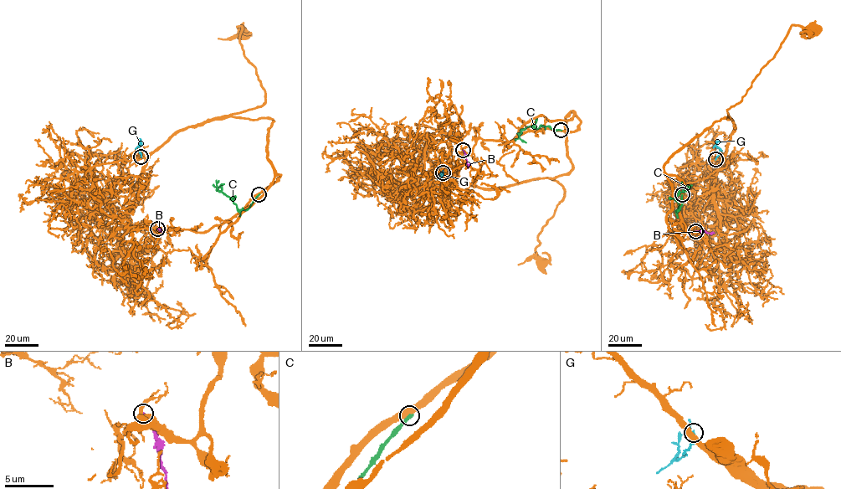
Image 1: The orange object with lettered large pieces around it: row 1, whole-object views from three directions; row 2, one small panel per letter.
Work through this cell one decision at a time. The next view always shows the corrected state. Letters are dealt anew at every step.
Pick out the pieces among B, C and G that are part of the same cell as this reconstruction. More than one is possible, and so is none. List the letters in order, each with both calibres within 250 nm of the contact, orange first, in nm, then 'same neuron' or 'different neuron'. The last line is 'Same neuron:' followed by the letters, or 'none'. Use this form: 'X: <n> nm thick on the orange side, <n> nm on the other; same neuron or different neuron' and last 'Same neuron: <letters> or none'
B: 320 nm thick on the orange side, 200 nm on the other; different neuron
C: 500 nm thick on the orange side, 240 nm on the other; different neuron
G: 420 nm thick on the orange side, 170 nm on the other; different neuron
Same neuron: none

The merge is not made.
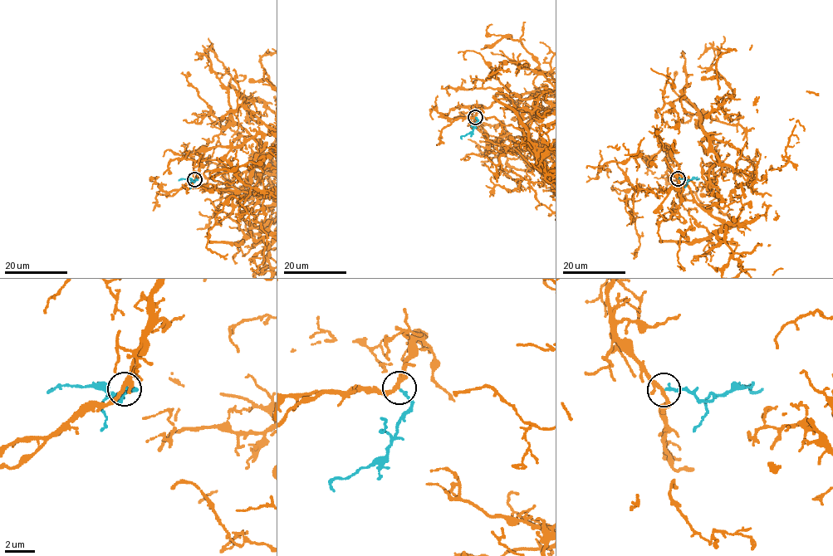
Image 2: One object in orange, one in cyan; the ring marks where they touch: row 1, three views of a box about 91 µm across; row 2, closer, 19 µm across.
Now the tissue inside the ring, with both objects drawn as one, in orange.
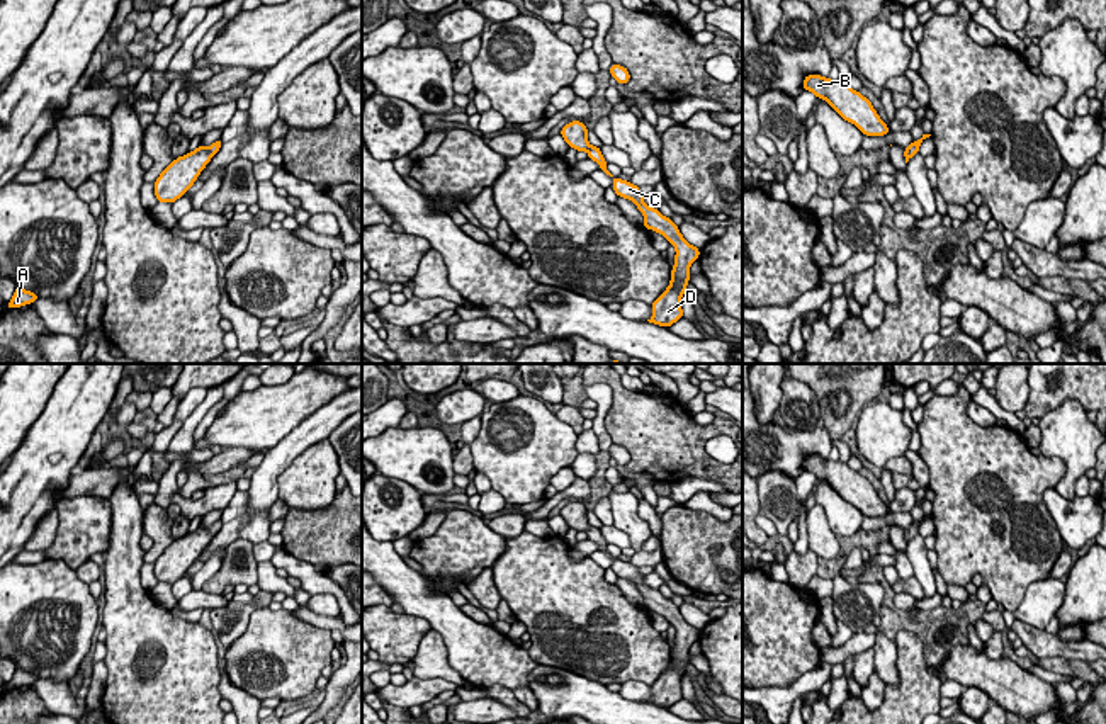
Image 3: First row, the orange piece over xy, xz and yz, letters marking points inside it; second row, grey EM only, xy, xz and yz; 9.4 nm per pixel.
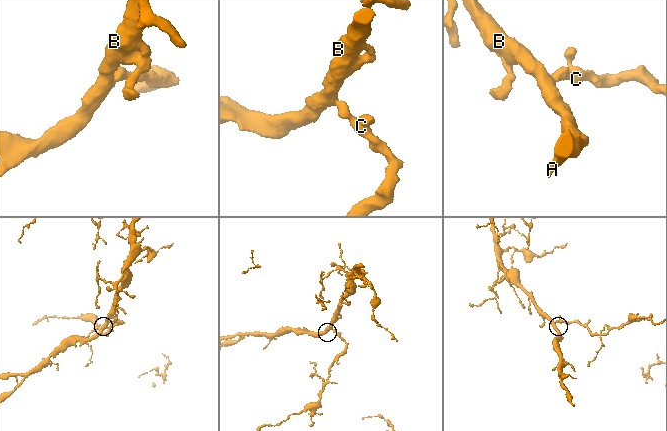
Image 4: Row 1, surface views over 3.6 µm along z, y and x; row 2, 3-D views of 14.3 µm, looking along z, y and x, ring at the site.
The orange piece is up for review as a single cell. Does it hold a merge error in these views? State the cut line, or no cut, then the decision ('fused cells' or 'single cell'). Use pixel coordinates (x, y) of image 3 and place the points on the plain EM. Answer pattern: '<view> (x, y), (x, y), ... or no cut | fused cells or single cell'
no cut | single cell

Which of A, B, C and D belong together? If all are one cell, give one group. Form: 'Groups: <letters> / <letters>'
Groups: A B C D

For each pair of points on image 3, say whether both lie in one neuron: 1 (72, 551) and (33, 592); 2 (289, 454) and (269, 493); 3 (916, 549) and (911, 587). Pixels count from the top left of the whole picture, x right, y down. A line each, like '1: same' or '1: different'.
1: different
2: same
3: different

